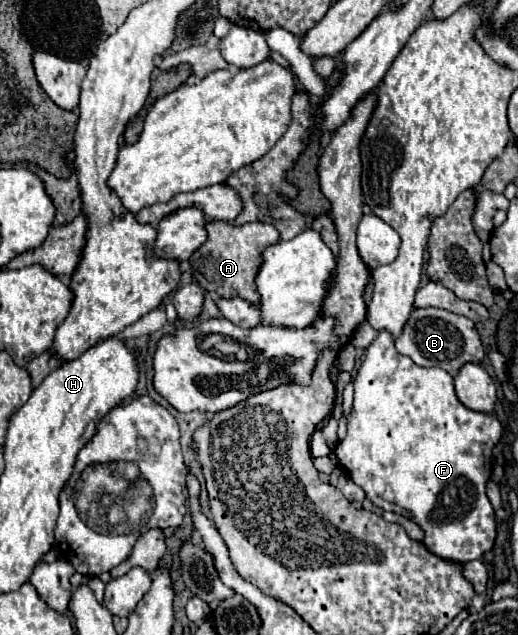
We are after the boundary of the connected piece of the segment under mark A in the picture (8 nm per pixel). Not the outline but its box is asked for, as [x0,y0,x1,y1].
[190,222,280,306]

